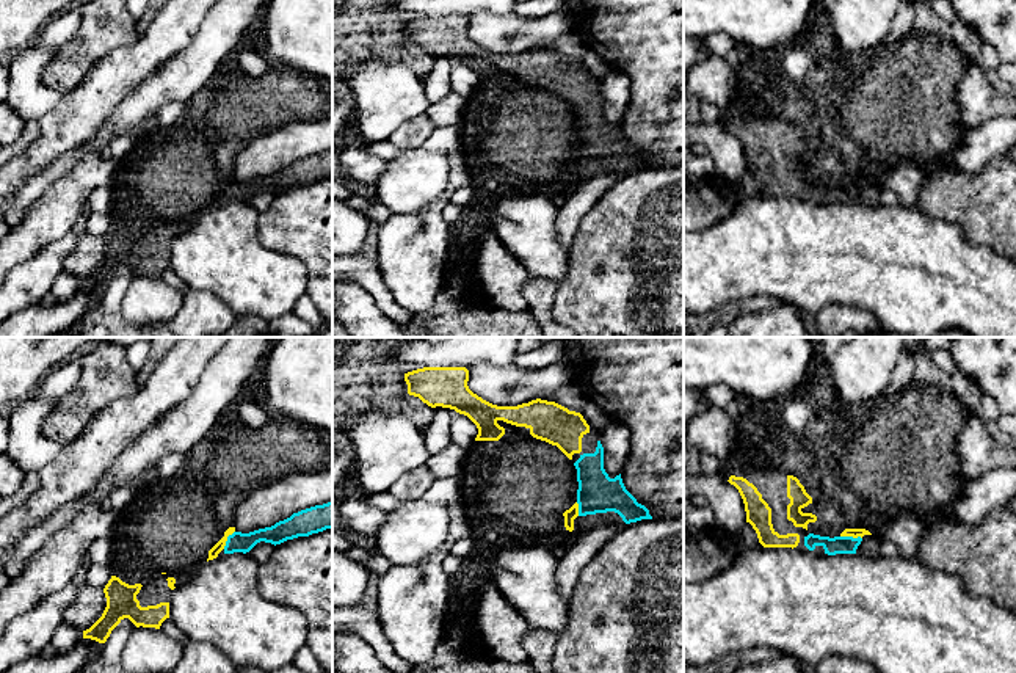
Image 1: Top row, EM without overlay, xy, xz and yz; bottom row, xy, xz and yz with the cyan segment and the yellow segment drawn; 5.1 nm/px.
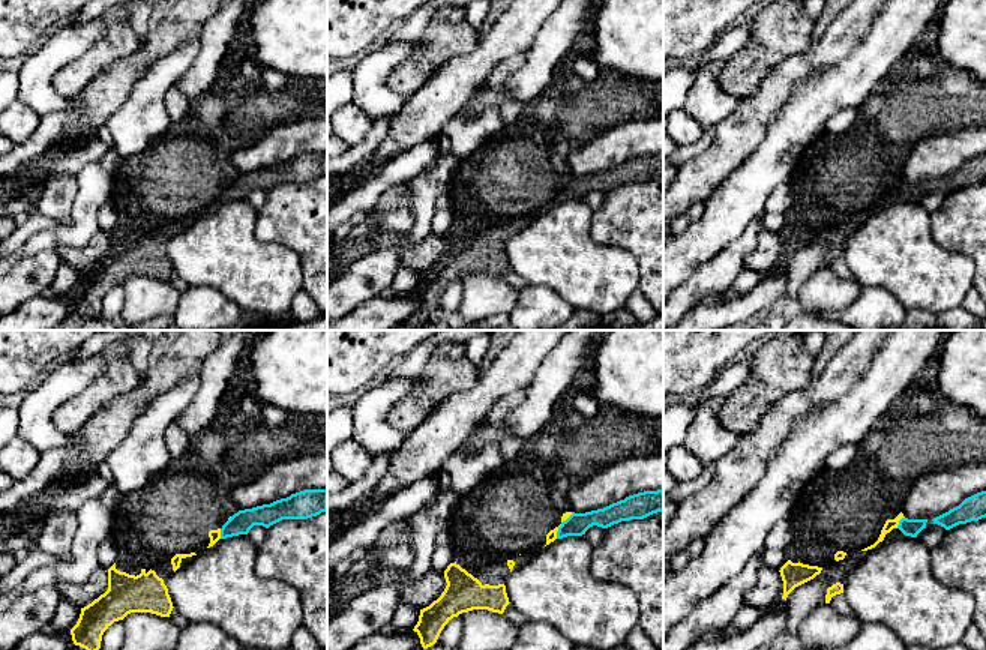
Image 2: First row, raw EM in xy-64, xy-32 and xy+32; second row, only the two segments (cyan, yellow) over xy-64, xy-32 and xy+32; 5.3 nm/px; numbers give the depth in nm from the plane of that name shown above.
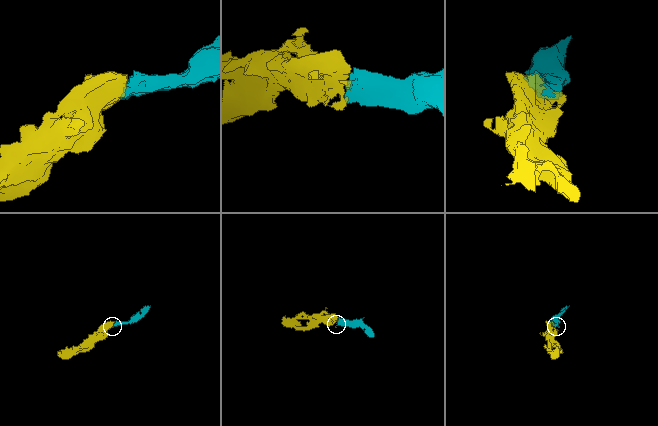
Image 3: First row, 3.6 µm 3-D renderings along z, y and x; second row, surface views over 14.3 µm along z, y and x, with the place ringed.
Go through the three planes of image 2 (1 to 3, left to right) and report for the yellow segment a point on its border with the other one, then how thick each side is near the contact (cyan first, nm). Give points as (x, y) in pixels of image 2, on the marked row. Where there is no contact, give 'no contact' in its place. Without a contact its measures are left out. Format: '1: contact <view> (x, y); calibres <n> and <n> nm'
1: contact xy-64 (221, 533); calibres 120 and 60 nm
2: contact xy-32 (560, 526); calibres 120 and 60 nm
3: contact xy+32 (899, 523); calibres 100 and 60 nm

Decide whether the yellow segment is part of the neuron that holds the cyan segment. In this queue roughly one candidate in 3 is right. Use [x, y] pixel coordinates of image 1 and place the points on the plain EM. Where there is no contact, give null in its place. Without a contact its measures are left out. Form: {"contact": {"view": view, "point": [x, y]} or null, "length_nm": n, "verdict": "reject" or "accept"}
{"contact": {"view": "yz", "point": [852, 185]}, "length_nm": 110, "verdict": "accept"}

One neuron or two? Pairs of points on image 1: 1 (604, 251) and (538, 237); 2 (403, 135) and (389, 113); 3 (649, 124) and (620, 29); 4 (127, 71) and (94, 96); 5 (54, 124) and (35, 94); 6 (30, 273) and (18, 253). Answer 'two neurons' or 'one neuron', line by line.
1: two neurons
2: two neurons
3: one neuron
4: one neuron
5: two neurons
6: two neurons

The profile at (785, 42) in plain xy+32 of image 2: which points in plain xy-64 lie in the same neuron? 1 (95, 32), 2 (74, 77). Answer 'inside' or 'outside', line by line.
1: outside
2: inside

